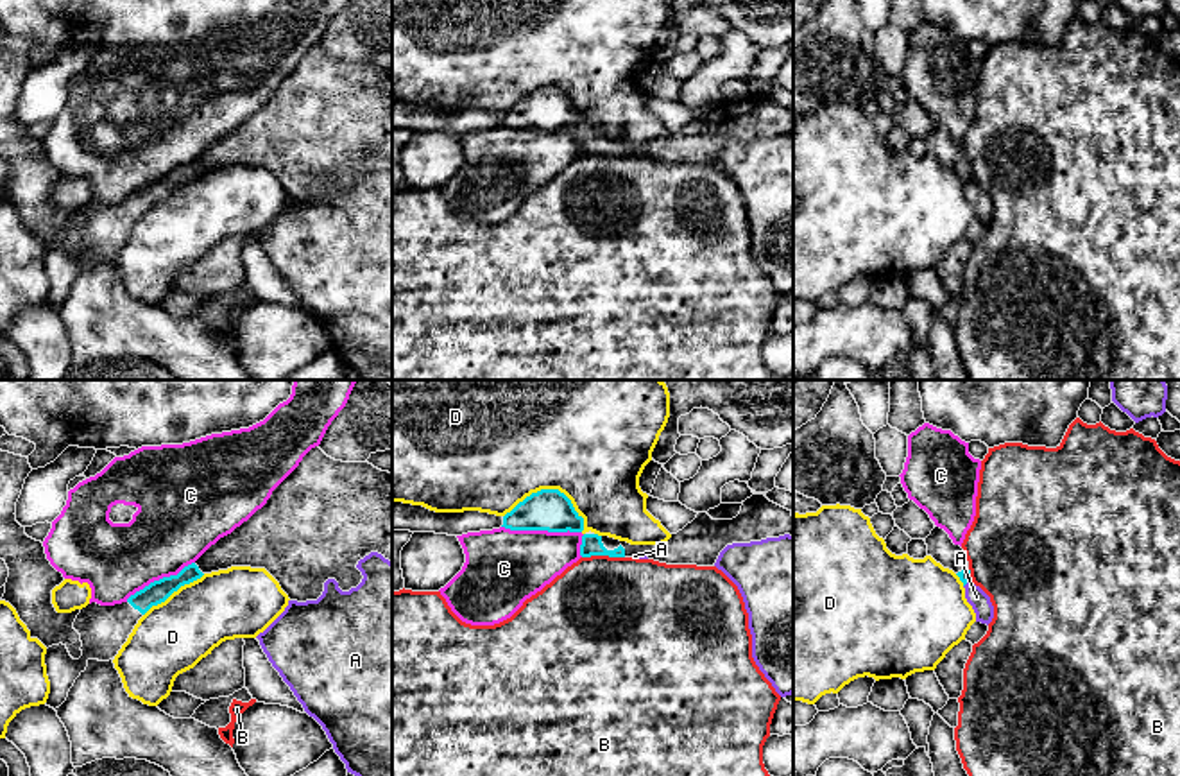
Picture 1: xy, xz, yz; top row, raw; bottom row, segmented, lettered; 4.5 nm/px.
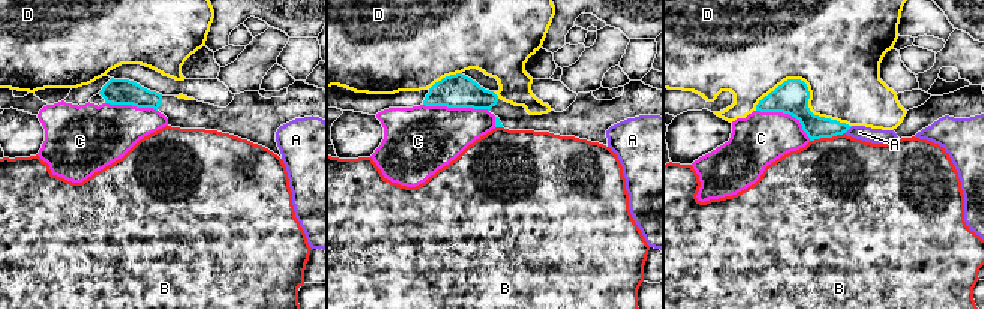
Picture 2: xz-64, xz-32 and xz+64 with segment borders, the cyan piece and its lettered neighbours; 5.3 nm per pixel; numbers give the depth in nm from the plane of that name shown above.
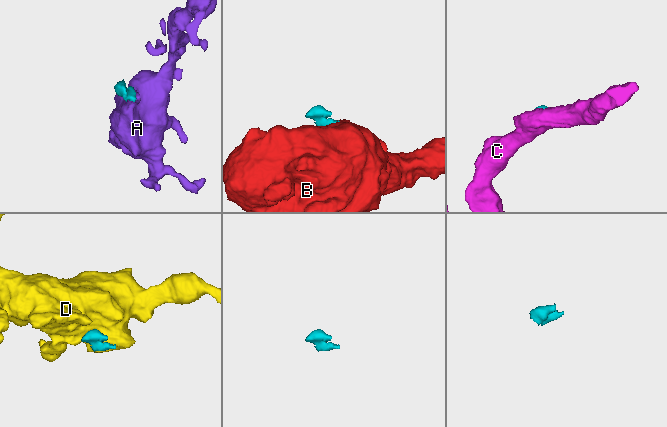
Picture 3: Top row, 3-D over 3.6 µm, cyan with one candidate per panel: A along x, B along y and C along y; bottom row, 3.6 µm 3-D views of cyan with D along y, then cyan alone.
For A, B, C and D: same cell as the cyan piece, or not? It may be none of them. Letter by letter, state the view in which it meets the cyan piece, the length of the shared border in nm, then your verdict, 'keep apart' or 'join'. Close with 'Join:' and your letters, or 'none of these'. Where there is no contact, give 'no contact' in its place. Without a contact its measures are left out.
A: yz | 50 nm | keep apart
B: xz | 190 nm | keep apart
C: xz | 400 nm | keep apart
D: xz | 380 nm | keep apart
Join: none of these

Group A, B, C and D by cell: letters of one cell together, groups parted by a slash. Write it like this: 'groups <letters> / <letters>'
groups A / B / C / D

